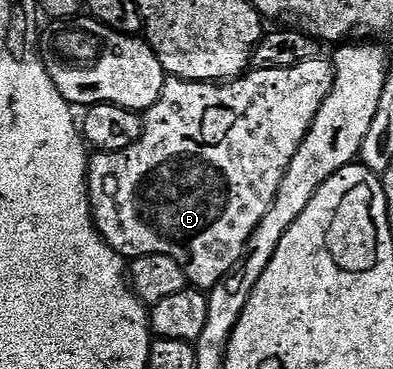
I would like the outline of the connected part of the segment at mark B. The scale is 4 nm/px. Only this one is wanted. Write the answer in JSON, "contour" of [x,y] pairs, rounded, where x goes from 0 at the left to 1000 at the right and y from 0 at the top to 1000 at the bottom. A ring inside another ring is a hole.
{"contour":[[[807,160],[735,187],[651,182],[623,195],[621,206],[578,225],[468,220],[458,209],[420,217],[402,279],[392,279],[392,290],[382,290],[364,309],[366,363],[310,409],[298,415],[247,412],[226,434],[224,537],[234,542],[234,593],[244,604],[244,621],[254,629],[254,640],[265,645],[265,656],[318,702],[344,702],[372,691],[433,691],[433,702],[443,702],[463,724],[486,780],[511,789],[545,780],[595,724],[595,713],[611,707],[611,694],[621,688],[621,672],[636,637],[646,637],[646,615],[656,615],[656,604],[667,604],[667,583],[677,583],[677,572],[687,572],[687,561],[707,528],[718,474],[728,474],[728,453],[738,453],[738,431],[748,431],[748,409],[758,409],[758,398],[768,398],[768,377],[779,377],[779,355],[789,355],[789,344],[799,333],[799,312],[809,312],[807,290],[814,287],[819,266],[840,257],[852,201],[842,163]],[[799,198],[819,198],[819,233],[796,211]]]}

